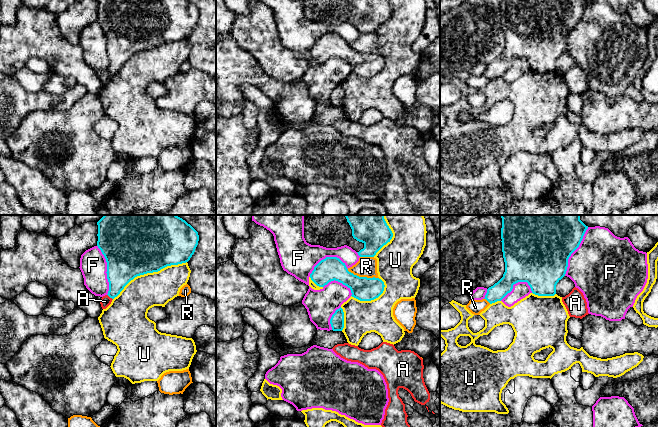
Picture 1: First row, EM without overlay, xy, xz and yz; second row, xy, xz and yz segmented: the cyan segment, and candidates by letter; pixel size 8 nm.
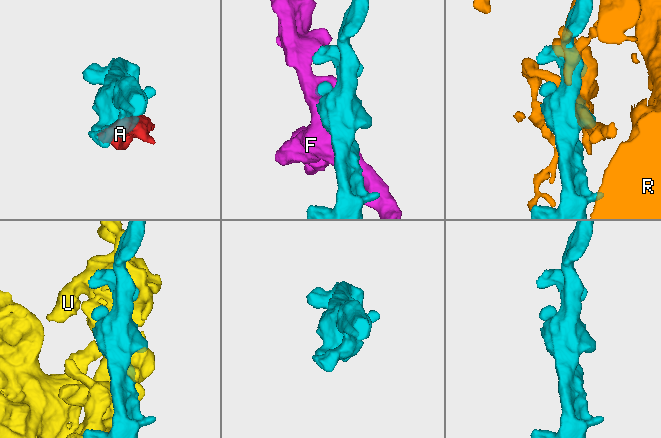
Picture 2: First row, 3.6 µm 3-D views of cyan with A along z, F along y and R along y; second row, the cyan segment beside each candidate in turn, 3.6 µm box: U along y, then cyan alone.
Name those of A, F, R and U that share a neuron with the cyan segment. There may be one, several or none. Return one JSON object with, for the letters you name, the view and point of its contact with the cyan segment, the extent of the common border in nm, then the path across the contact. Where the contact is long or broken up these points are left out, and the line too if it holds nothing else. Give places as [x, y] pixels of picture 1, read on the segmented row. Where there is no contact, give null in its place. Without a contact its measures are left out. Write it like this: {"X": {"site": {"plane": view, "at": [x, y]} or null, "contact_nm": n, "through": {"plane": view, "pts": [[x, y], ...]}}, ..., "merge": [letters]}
{"merge": []}

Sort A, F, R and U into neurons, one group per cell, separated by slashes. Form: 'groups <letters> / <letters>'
groups A / F / R / U

